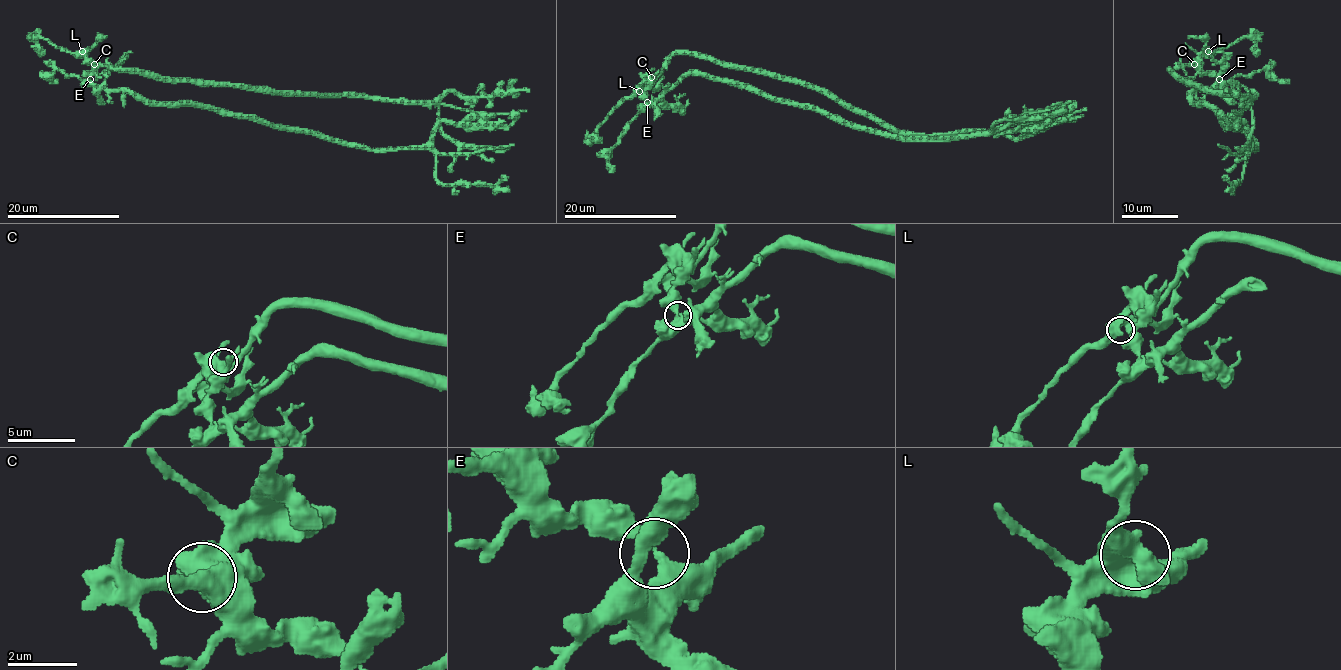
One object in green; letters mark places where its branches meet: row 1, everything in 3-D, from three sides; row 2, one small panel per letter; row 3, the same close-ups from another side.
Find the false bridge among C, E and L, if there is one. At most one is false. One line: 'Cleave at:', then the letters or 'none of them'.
Cleave at: E

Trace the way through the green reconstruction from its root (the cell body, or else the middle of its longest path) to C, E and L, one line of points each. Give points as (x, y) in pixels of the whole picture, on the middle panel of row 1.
C: (801, 108), (771, 101), (741, 85), (694, 74), (681, 77), (648, 103), (646, 85), (651, 77)
E: (801, 108), (771, 101), (741, 85), (694, 74), (681, 77), (650, 103), (647, 102)
L: (801, 108), (694, 74), (681, 77), (650, 103), (650, 85), (644, 82), (639, 91)

